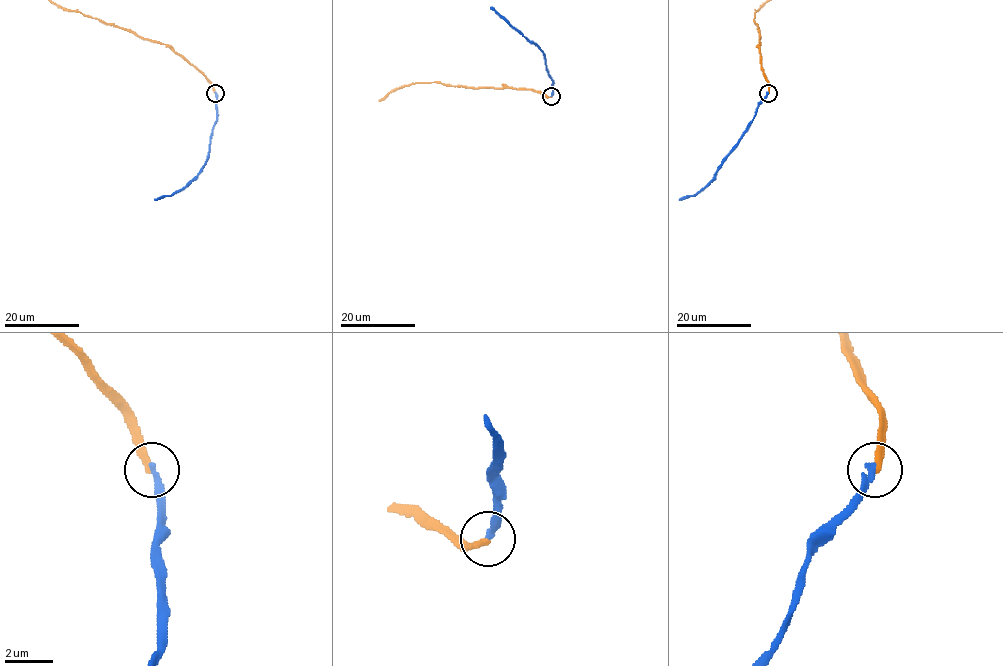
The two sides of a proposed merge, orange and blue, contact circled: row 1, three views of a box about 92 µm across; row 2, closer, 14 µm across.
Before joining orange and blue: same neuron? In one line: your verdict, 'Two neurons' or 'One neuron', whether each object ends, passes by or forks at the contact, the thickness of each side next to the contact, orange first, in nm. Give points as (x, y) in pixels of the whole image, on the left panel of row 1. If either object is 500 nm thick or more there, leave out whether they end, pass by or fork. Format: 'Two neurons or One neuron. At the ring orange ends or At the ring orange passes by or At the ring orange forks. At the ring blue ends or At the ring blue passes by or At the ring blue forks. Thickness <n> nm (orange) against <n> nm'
Two neurons. At the ring orange ends. At the ring blue ends. Thickness 260 nm (orange) against 240 nm

